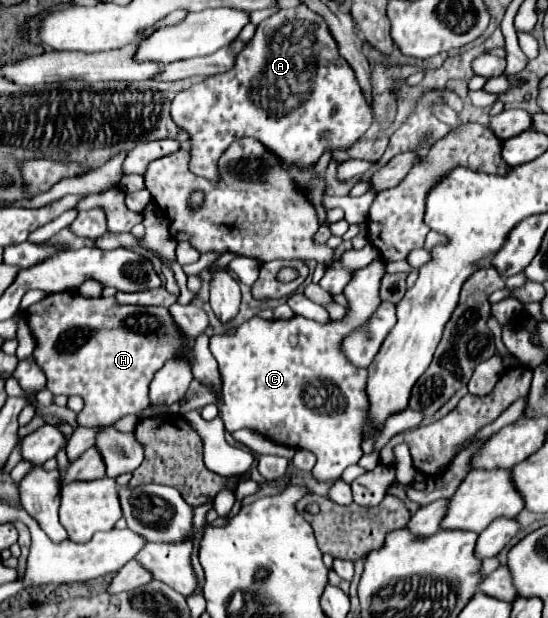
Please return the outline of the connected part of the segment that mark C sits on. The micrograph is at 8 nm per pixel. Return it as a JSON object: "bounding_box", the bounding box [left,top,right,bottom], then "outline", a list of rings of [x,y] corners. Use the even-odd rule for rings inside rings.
{"bounding_box":[180,259,382,481],"outline":[[[382,259],[356,271],[344,289],[350,309],[342,321],[322,325],[300,315],[290,321],[252,317],[234,333],[212,335],[210,351],[218,361],[222,381],[220,395],[216,397],[210,387],[194,379],[180,403],[180,413],[216,405],[228,433],[252,429],[276,443],[310,449],[318,457],[314,477],[320,481],[338,479],[348,465],[358,463],[362,457],[360,443],[364,433],[378,435],[368,423],[368,399],[364,391],[366,369],[354,367],[344,357],[342,341],[344,335],[366,325],[382,303],[378,297],[382,277]]]}

